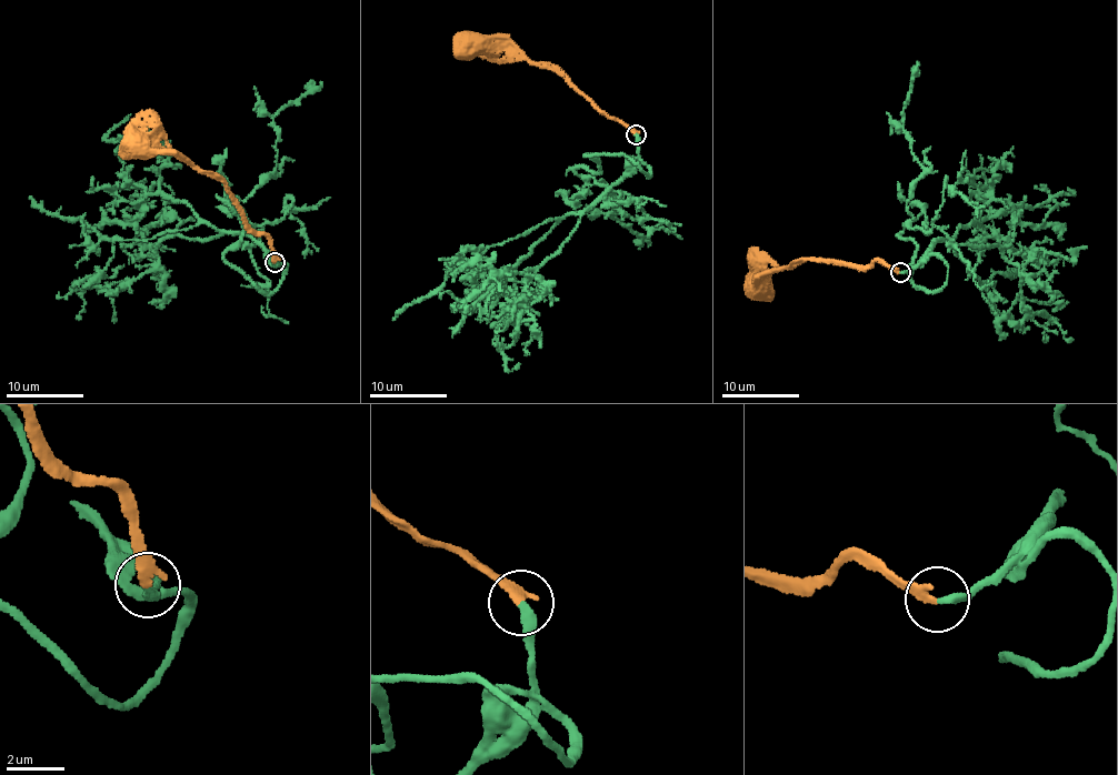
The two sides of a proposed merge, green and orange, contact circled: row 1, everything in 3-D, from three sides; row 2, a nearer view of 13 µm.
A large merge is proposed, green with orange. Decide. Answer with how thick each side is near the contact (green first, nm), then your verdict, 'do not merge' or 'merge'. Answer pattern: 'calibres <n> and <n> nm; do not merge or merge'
calibres 280 and 320 nm; merge

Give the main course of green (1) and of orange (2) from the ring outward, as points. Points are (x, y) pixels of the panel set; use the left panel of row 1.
1: (276, 262), (286, 265), (270, 293), (223, 257), (243, 225), (226, 200), (273, 172), (272, 117), (322, 81)
2: (276, 262), (275, 252), (266, 235), (248, 227), (239, 202), (219, 180), (198, 172), (170, 151), (135, 146)

